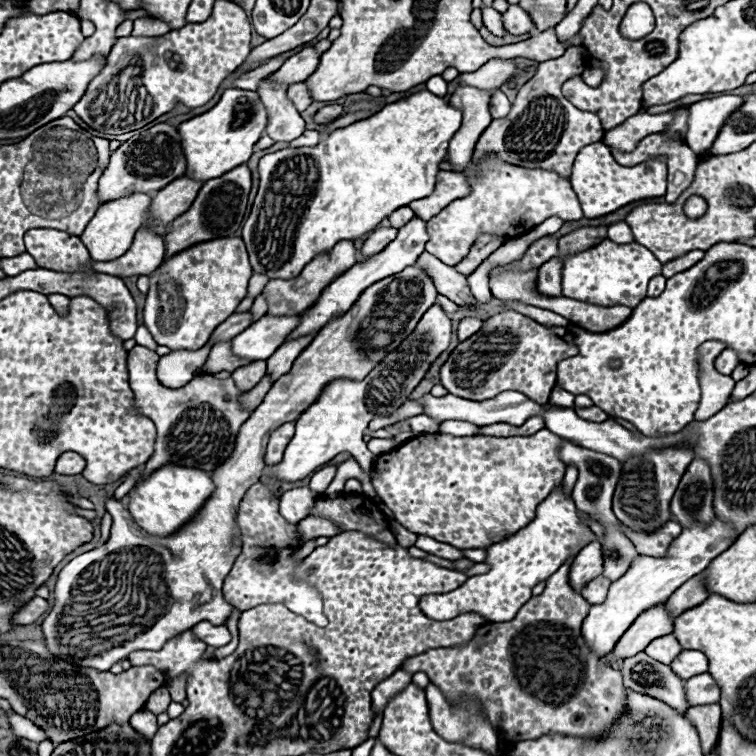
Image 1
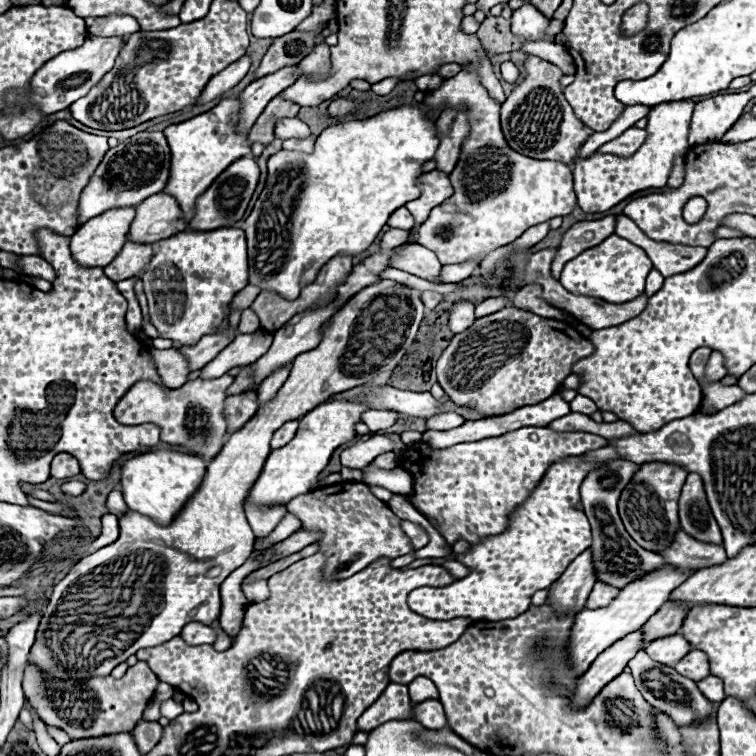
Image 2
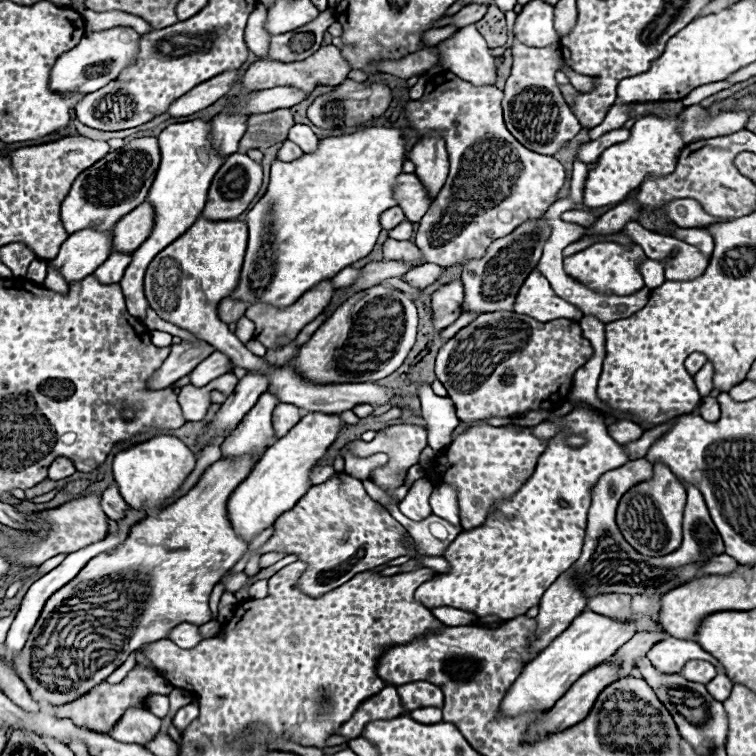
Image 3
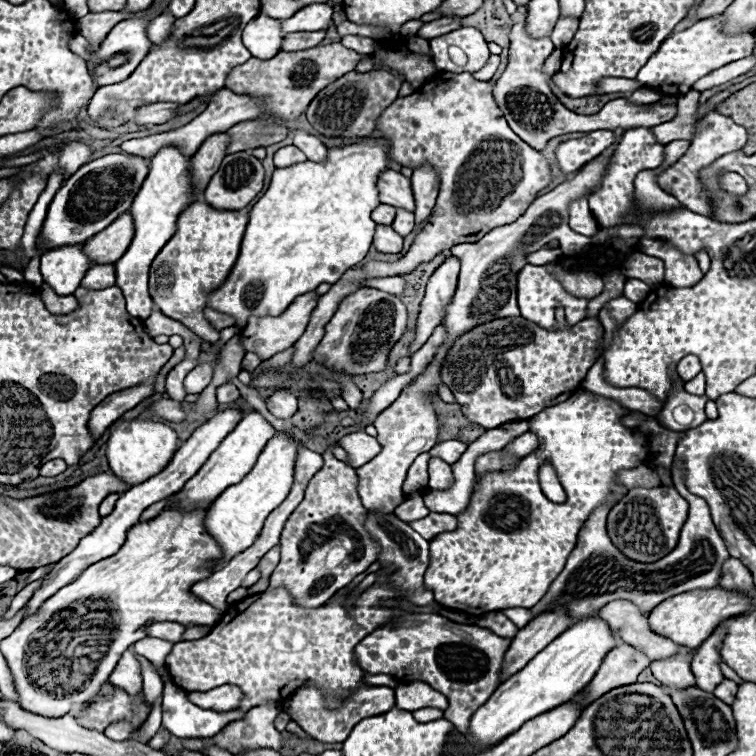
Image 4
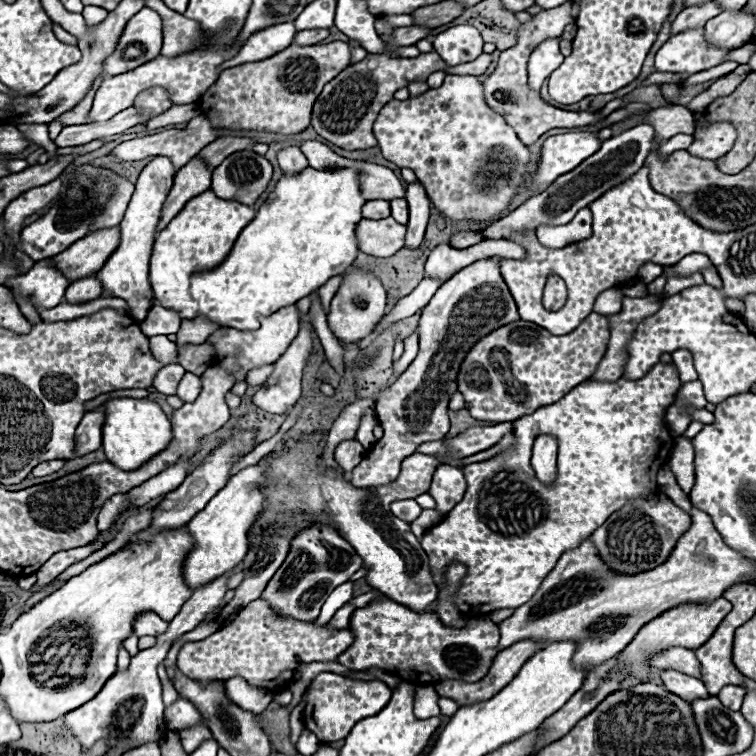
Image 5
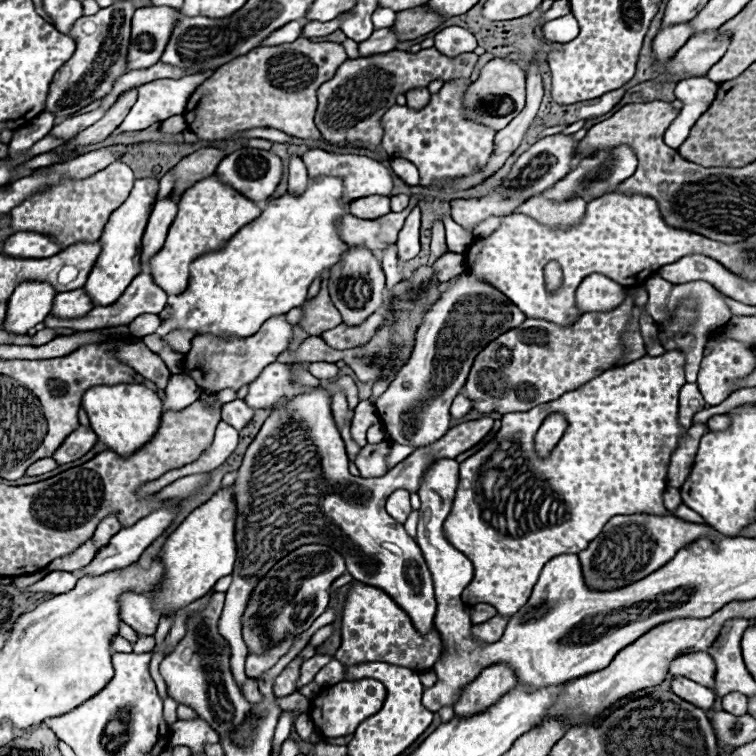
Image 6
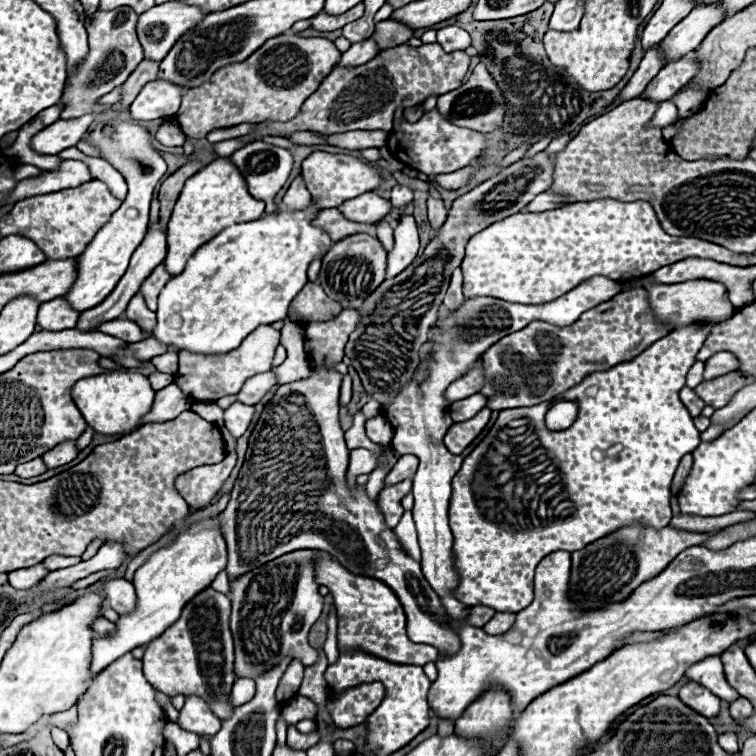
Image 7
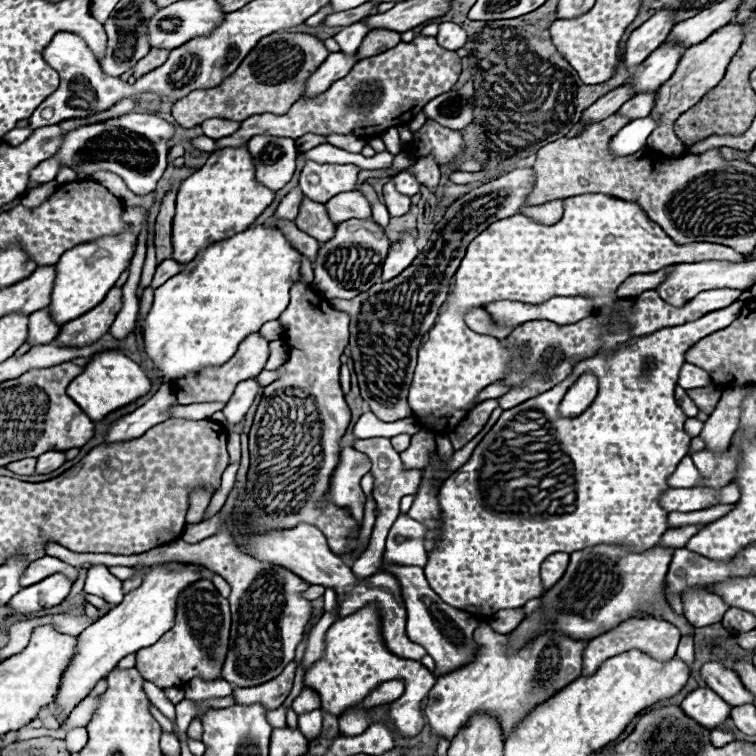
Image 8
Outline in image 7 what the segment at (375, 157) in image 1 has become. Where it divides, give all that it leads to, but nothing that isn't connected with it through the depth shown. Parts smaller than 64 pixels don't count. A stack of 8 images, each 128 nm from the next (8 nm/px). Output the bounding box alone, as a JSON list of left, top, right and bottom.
[152,204,332,356]

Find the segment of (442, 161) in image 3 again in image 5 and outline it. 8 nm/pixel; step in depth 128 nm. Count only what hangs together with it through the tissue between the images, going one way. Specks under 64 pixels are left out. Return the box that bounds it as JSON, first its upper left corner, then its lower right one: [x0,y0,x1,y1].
[404,182,430,250]

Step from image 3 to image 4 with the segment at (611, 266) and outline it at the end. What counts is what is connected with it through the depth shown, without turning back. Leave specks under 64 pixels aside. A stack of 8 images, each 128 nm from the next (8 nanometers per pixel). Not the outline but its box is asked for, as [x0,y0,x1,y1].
[624,278,650,302]

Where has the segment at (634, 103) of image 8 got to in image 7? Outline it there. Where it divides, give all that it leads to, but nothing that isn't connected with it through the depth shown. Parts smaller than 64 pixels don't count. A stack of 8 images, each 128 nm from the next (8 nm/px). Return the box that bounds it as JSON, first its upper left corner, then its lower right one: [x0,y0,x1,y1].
[644,54,696,104]

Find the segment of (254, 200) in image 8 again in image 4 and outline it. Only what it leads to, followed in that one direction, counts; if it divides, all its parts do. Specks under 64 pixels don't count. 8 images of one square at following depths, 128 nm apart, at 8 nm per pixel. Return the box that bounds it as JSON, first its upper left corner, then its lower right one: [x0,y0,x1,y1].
[150,202,248,342]

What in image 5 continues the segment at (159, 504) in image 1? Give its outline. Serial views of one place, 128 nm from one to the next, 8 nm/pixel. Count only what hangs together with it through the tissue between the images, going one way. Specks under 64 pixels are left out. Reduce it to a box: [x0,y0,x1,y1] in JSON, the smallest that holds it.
[102,396,172,470]

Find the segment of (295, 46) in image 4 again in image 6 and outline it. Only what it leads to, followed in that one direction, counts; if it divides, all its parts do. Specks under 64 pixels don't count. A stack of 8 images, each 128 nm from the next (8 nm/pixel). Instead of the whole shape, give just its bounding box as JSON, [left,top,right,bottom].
[302,18,340,38]

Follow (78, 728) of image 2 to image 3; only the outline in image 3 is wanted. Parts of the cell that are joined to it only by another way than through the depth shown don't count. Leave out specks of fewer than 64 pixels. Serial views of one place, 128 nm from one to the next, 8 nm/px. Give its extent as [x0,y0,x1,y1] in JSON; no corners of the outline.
[54,664,172,732]

